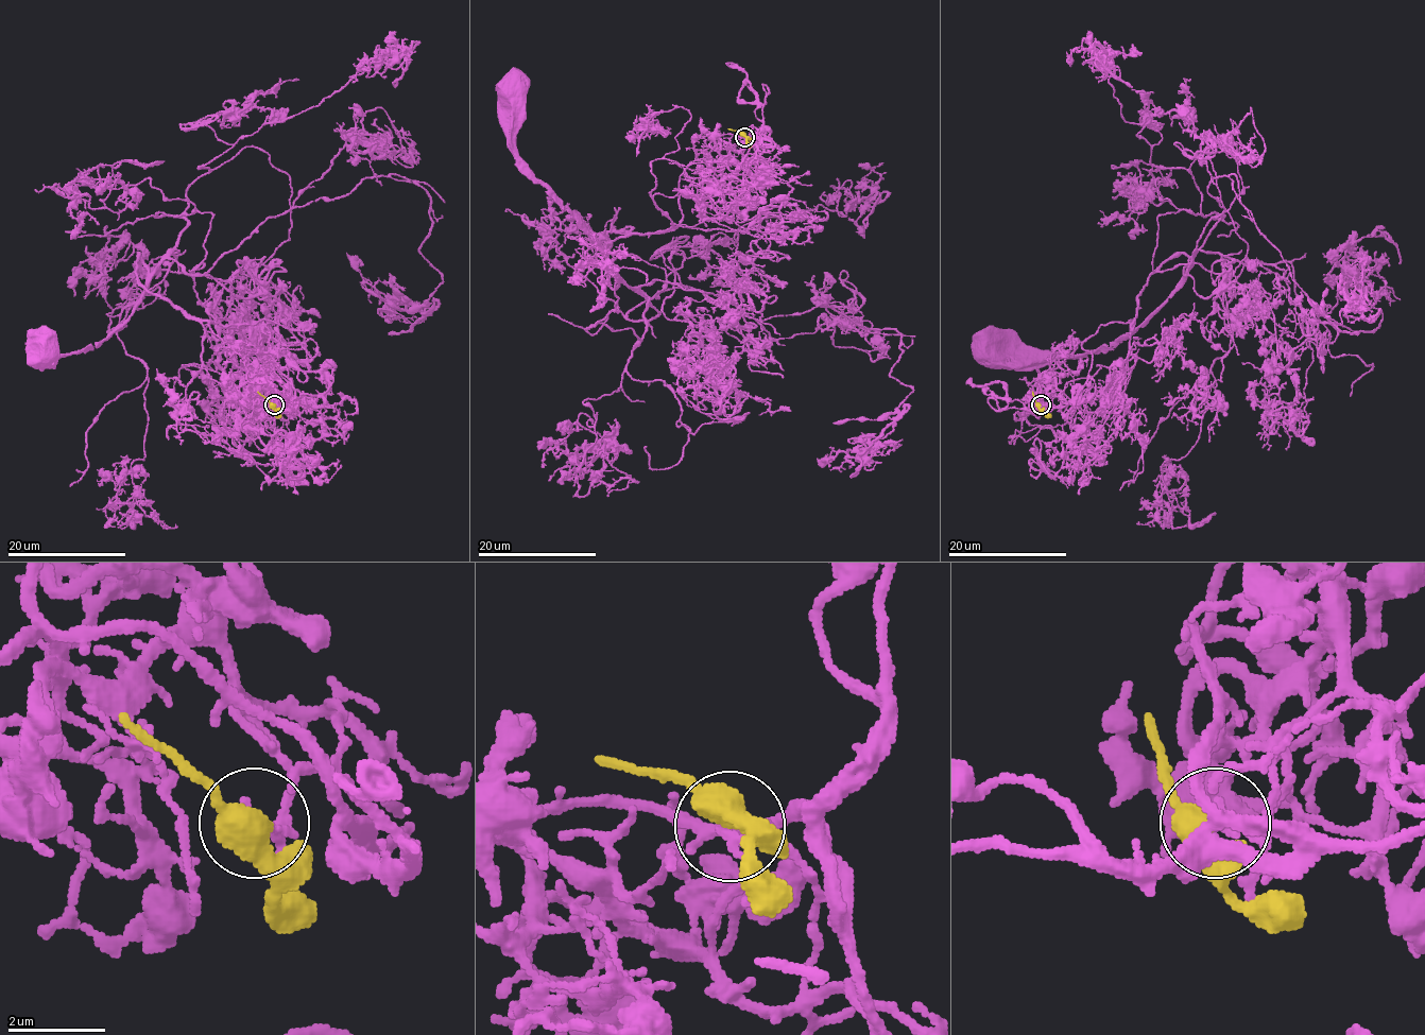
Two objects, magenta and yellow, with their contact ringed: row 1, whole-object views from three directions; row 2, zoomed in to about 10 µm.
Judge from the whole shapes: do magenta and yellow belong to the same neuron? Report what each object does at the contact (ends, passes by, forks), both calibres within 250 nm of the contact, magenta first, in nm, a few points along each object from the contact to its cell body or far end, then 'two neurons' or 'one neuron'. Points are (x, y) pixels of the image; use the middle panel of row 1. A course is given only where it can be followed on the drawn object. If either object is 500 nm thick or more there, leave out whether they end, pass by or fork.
magenta passes by | yellow passes by | 150/480 nm | magenta via (744, 138), (741, 151), (707, 150), (674, 226), (606, 247), (613, 289), (604, 248), (518, 154), (512, 86) | yellow via (744, 136), (728, 128) | one neuron

